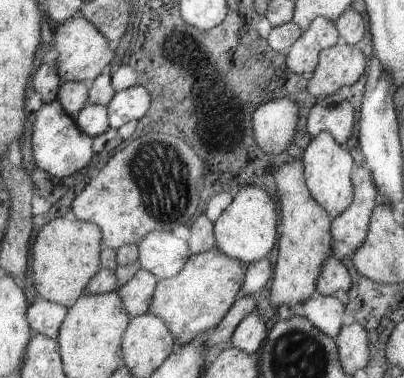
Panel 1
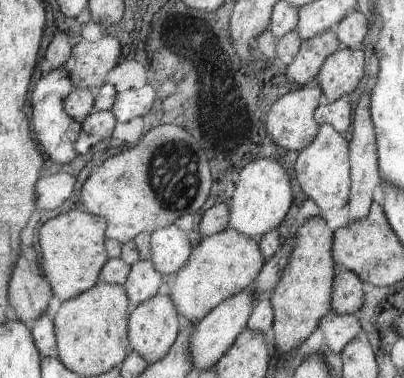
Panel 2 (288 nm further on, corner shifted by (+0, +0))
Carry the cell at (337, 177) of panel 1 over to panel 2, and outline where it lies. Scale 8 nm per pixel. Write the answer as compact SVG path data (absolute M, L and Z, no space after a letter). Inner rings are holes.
M321 124L317 138L297 154L293 164L295 178L307 198L311 198L321 212L341 210L351 196L351 164L347 164L347 142L331 124Z

